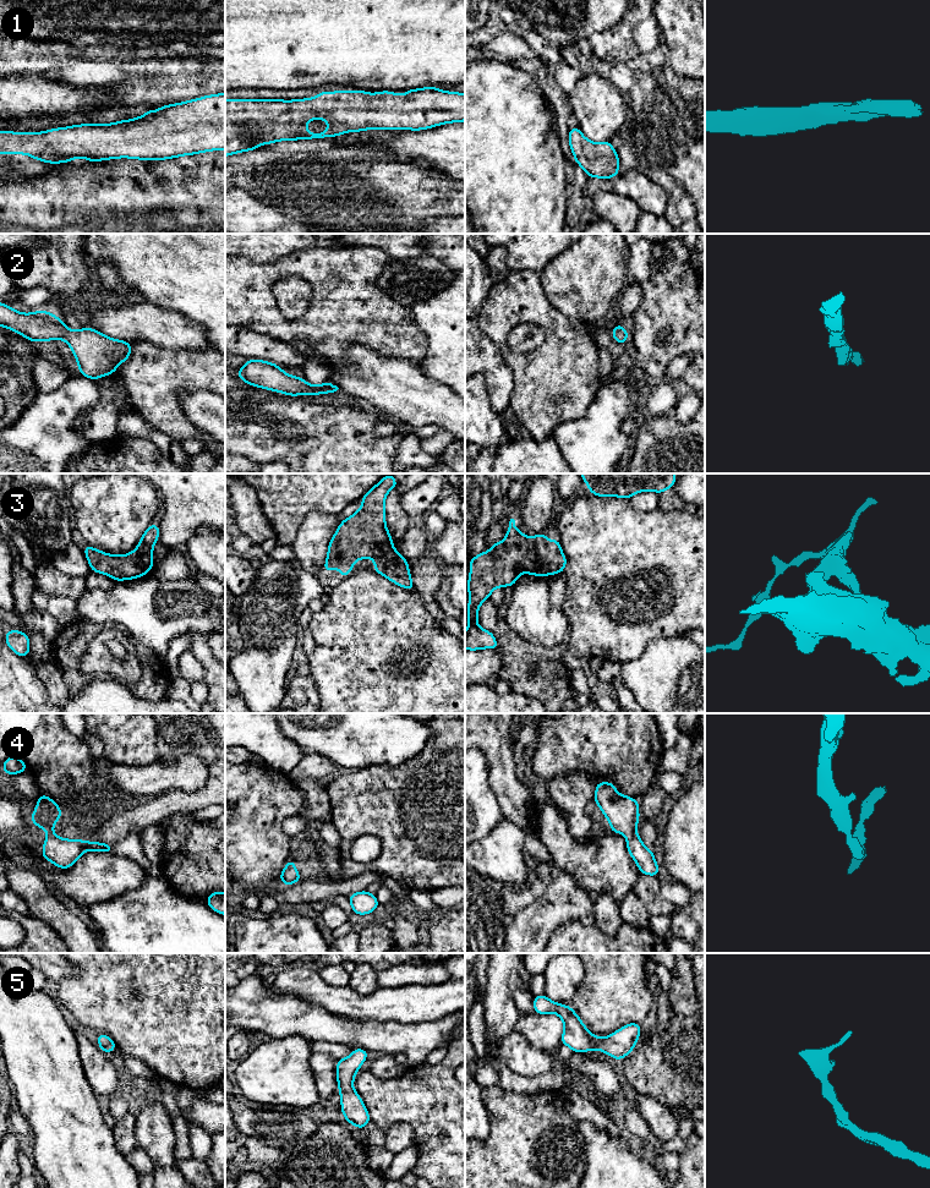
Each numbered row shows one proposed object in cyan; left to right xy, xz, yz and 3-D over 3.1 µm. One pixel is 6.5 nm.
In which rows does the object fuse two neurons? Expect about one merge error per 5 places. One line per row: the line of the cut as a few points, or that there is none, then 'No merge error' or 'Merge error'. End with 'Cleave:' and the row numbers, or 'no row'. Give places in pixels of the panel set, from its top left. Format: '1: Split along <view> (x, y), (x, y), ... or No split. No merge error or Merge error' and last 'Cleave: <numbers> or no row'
1: No split. No merge error
2: No split. No merge error
3: No split. No merge error
4: No split. No merge error
5: No split. No merge error
Cleave: no row

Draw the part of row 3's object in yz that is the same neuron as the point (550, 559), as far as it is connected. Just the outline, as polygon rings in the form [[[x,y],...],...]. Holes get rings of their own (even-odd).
[[[510,519],[505,538],[496,542],[488,552],[470,559],[466,650],[498,648],[494,635],[477,625],[480,604],[489,600],[496,587],[514,586],[523,573],[547,576],[564,571],[567,557],[562,552],[560,542],[547,541],[546,537],[543,532],[527,538],[516,530],[515,520]]]

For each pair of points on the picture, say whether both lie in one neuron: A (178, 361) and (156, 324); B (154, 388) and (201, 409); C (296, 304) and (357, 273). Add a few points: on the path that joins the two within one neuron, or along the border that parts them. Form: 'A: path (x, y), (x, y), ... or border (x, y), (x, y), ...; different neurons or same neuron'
A: border (145, 340), (160, 348), (200, 350); different neurons
B: border (207, 390), (180, 395), (180, 409), (193, 425); different neurons
C: border (291, 274), (310, 285), (310, 304), (293, 319); different neurons

